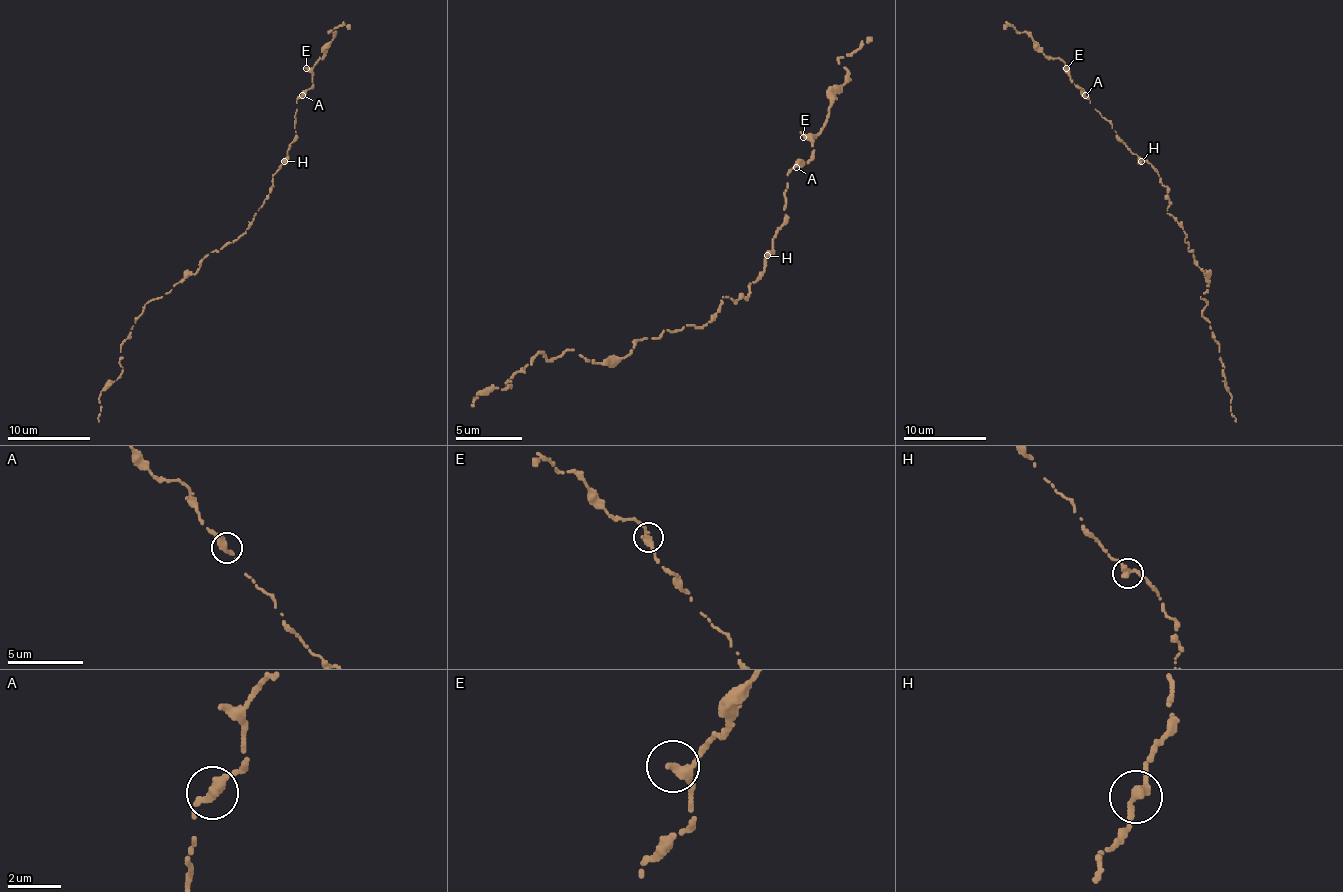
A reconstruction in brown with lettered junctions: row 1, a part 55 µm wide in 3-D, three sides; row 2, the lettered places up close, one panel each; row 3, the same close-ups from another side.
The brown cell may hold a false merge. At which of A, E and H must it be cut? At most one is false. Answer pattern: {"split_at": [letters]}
{"split_at": []}

